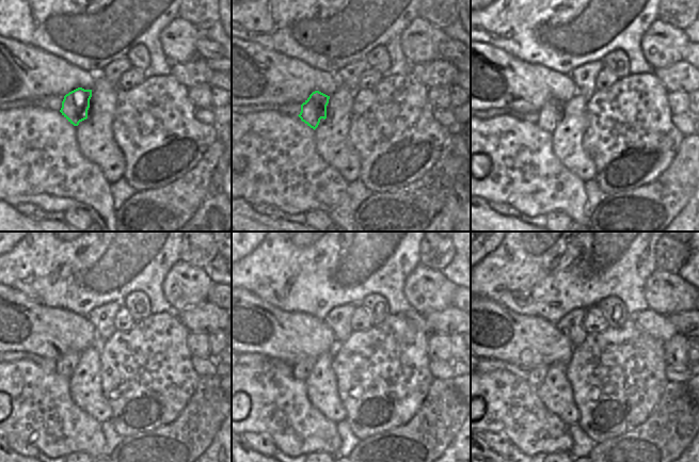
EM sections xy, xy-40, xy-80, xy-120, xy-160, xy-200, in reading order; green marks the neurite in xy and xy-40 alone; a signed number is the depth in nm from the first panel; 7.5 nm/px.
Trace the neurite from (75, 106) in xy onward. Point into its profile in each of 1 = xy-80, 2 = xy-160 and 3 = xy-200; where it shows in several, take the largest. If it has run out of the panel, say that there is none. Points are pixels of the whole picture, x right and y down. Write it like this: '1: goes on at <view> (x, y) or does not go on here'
1: goes on at xy-80 (550, 114)
2: goes on at xy-160 (303, 368)
3: goes on at xy-200 (535, 377)

